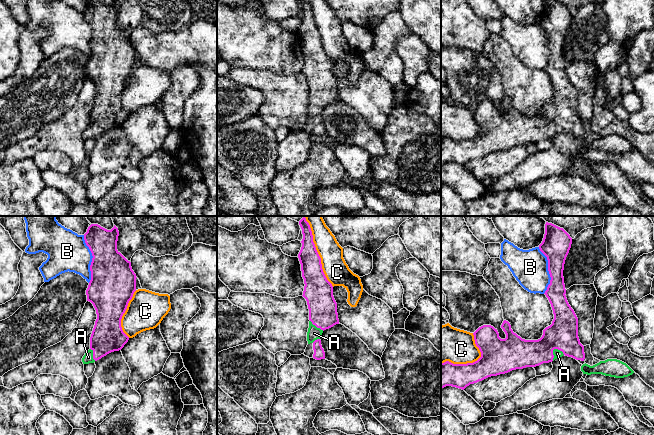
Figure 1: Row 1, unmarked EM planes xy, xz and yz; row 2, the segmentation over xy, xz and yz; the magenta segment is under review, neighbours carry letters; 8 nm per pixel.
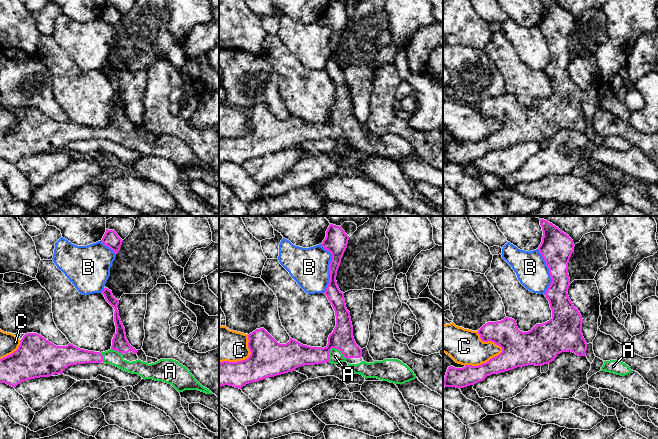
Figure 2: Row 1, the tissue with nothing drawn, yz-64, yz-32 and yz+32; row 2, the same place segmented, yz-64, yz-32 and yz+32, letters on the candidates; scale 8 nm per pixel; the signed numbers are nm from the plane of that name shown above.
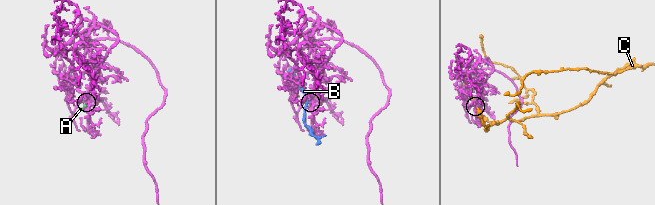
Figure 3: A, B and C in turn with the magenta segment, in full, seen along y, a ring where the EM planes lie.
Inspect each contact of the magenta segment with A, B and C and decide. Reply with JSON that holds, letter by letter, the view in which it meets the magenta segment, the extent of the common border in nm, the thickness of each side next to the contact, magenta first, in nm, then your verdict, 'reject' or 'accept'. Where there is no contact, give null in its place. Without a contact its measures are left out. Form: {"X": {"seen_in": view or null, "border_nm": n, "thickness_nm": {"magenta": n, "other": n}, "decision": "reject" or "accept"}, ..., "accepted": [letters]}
{"A": {"seen_in": "yz", "border_nm": 120, "thickness_nm": {"magenta": 240, "other": 70}, "decision": "accept"}, "B": {"seen_in": "xy", "border_nm": 380, "thickness_nm": {"magenta": 360, "other": 320}, "decision": "reject"}, "C": {"seen_in": "xz", "border_nm": 600, "thickness_nm": {"magenta": 190, "other": 200}, "decision": "reject"}, "accepted": ["A"]}

